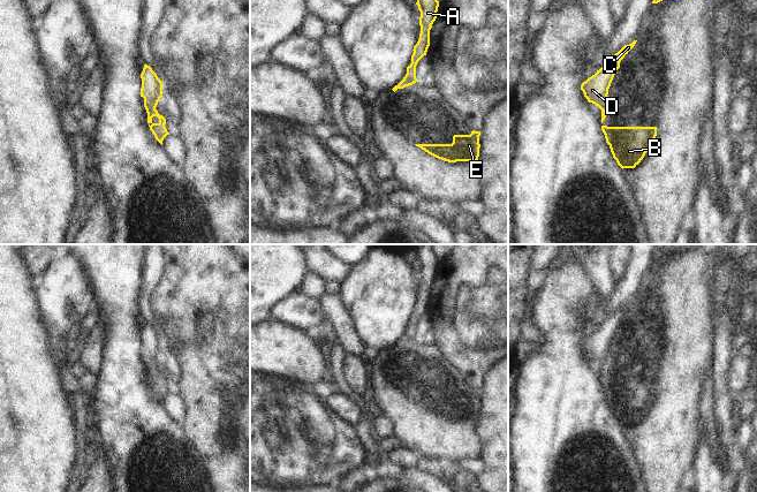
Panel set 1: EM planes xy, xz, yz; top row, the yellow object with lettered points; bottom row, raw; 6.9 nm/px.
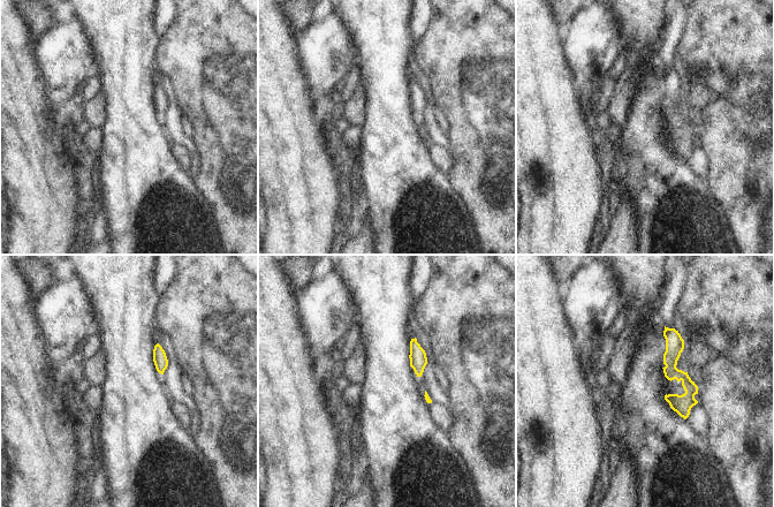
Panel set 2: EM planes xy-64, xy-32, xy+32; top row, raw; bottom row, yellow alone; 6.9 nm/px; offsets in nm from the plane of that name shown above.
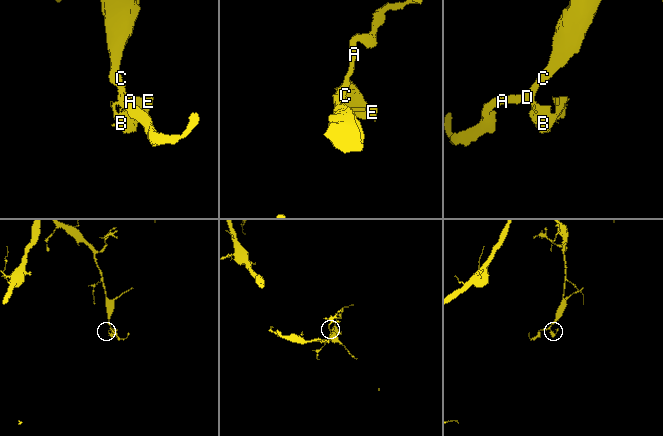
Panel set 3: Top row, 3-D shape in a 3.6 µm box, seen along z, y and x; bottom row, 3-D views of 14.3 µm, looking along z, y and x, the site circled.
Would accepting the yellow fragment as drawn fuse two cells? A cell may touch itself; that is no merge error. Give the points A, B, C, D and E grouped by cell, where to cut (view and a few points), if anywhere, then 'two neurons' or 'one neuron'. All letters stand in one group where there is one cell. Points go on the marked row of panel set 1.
A C D / B E; cut in xy along (144, 99), (154, 108); two neurons

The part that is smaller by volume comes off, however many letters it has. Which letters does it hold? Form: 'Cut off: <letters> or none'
Cut off: B, E

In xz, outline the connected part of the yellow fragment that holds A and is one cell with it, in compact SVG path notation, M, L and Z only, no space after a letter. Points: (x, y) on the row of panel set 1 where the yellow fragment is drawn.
M417 0L416 5L421 12L419 25L421 33L417 44L414 46L414 53L411 55L411 63L407 67L407 74L403 80L416 83L416 66L418 61L426 55L430 46L430 30L433 22L437 18L437 12L439 7L438 0Z

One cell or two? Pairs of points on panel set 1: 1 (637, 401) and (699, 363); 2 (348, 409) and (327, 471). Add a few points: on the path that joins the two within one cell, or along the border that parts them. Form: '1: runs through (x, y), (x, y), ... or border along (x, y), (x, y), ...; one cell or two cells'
1: runs through (652, 401), (658, 401), (684, 375); one cell
2: border along (326, 400), (327, 405), (351, 425); two cells

